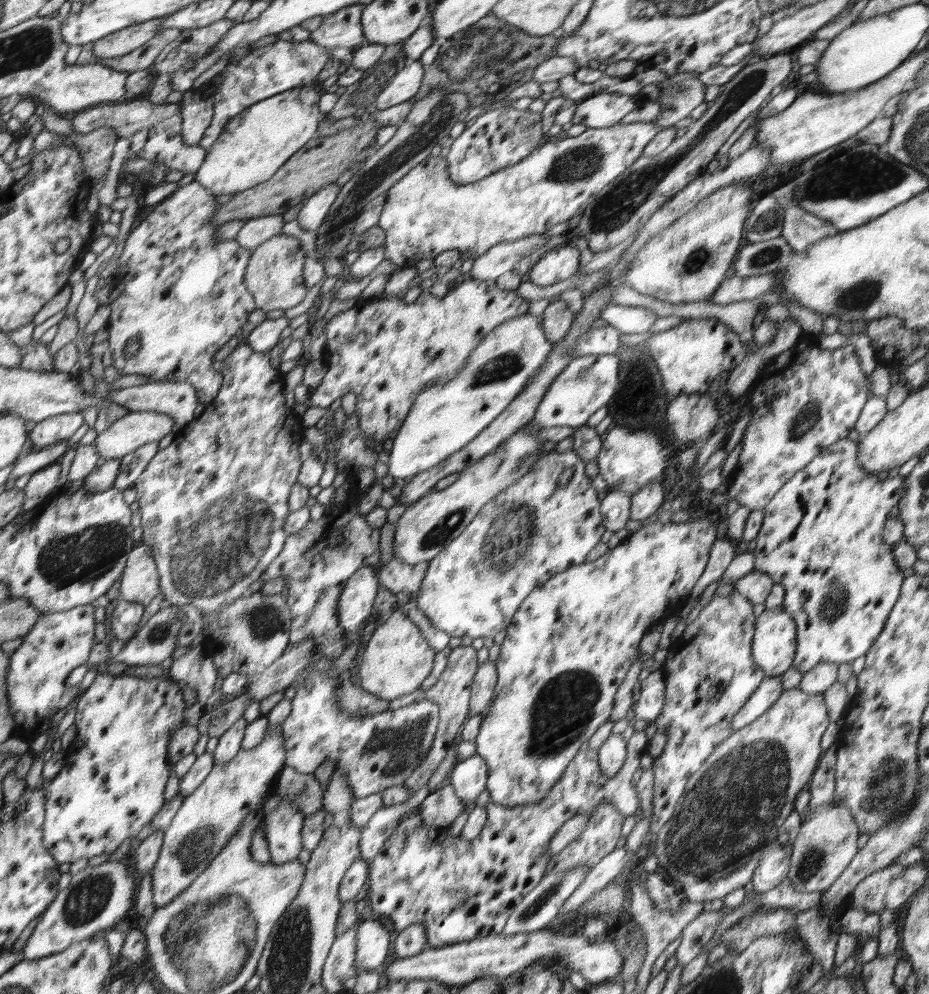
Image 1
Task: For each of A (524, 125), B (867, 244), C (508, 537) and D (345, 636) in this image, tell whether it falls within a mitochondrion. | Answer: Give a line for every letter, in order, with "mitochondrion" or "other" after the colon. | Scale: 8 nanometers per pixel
A: other
B: other
C: mitochondrion
D: other

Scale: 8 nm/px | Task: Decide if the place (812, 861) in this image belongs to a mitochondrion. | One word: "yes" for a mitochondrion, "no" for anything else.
yes

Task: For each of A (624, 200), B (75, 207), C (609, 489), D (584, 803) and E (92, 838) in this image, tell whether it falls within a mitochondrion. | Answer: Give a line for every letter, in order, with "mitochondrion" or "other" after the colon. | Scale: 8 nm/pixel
A: mitochondrion
B: other
C: other
D: other
E: other

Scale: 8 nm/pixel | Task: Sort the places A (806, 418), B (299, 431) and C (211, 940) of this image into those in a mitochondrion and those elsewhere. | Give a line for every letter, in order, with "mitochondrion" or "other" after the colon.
A: mitochondrion
B: other
C: mitochondrion

